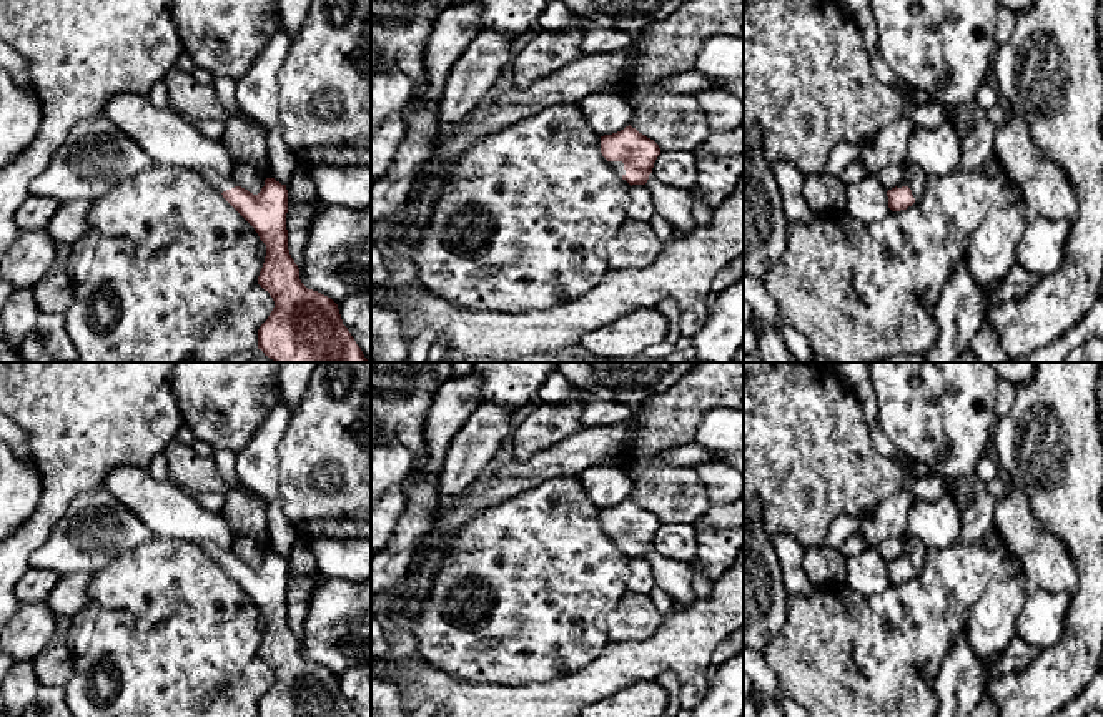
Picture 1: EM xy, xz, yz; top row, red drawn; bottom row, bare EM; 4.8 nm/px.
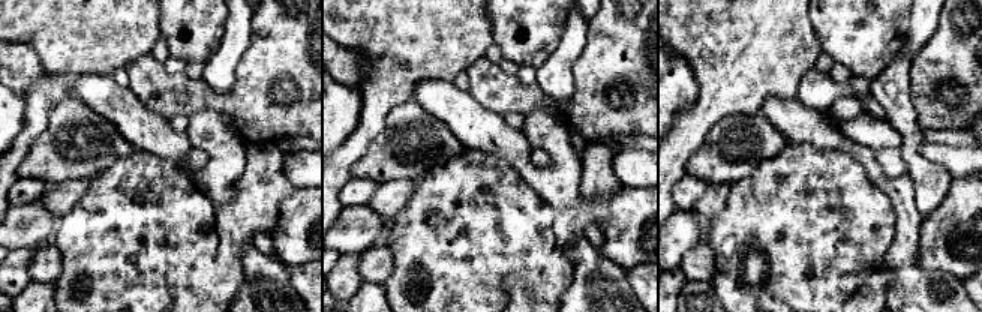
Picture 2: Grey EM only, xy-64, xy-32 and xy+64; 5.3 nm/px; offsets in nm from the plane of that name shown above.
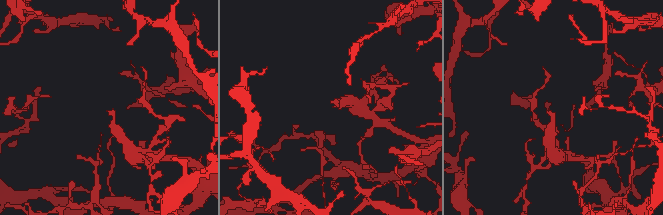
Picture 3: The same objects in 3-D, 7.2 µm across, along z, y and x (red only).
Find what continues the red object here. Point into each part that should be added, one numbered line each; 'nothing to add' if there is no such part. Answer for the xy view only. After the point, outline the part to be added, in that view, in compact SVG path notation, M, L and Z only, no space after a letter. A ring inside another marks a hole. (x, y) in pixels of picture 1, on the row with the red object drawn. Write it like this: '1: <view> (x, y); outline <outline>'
1: xy (165, 137); outline M116 95L103 115L135 140L155 163L183 166L201 175L220 193L236 186L235 160L220 141L205 138L193 123L156 108L148 96Z

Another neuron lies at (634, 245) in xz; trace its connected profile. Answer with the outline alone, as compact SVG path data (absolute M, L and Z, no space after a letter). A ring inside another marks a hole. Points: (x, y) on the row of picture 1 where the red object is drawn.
M627 218L607 243L607 269L645 268L655 260L660 248L650 221Z

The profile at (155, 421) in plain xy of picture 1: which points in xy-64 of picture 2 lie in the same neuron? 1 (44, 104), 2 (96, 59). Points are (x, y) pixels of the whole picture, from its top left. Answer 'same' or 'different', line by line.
1: same
2: same

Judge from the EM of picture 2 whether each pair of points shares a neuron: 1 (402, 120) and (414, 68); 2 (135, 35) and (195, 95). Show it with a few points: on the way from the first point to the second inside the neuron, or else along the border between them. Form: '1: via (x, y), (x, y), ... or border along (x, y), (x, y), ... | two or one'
1: border along (413, 98), (398, 104), (387, 114), (383, 126) | two
2: border along (149, 51), (123, 68) | two

